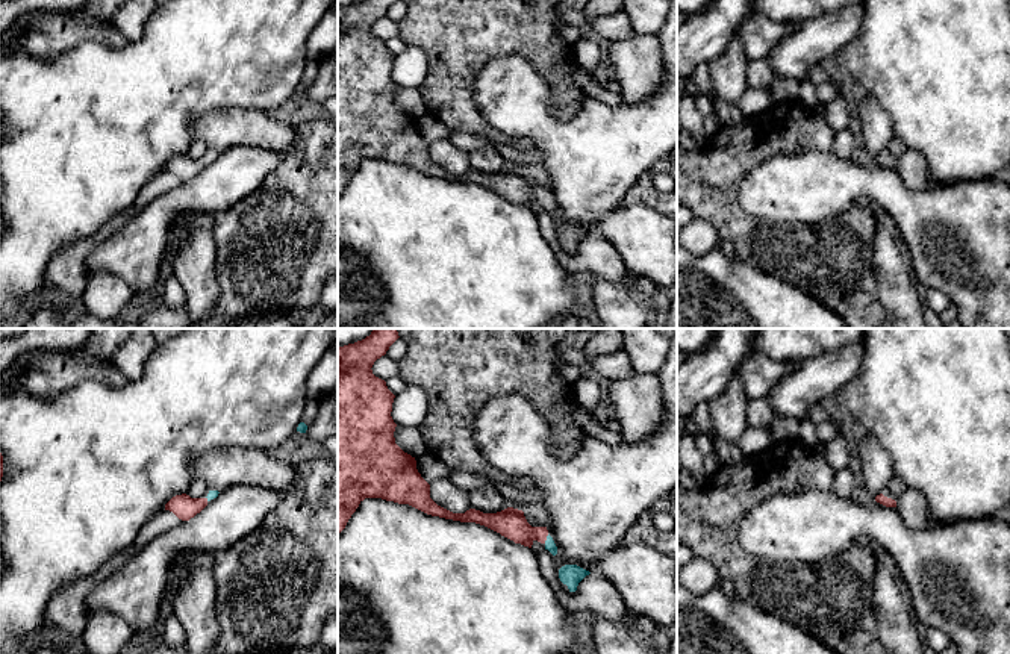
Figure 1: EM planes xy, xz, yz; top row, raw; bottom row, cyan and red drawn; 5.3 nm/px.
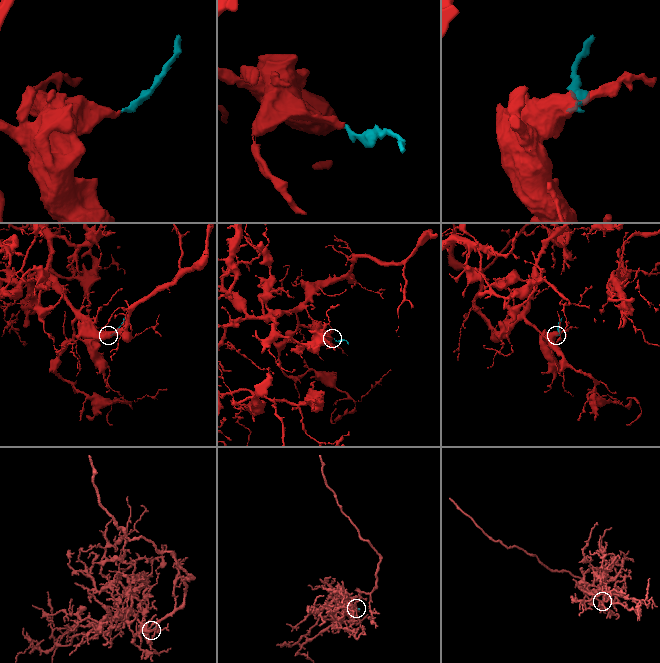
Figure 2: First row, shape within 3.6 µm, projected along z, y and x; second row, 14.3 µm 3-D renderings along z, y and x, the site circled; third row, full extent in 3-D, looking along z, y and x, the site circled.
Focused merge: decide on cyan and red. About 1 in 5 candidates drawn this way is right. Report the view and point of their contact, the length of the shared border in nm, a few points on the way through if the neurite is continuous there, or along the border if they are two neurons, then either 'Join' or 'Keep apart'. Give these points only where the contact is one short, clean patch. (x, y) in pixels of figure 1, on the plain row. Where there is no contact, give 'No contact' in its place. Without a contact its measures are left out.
Touches cyan at xz (547, 200). Shared border 50 nm. Path across: xz (550, 206), (547, 200), (523, 194), (511, 183). Join

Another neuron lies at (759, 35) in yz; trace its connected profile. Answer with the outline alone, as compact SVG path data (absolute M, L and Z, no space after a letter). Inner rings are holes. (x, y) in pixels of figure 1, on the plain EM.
M753 12L743 18L739 27L739 38L747 56L747 61L765 59L777 44L800 23L777 23L759 12Z

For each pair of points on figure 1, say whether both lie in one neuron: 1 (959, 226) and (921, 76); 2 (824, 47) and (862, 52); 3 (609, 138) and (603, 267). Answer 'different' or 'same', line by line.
1: different
2: different
3: different

